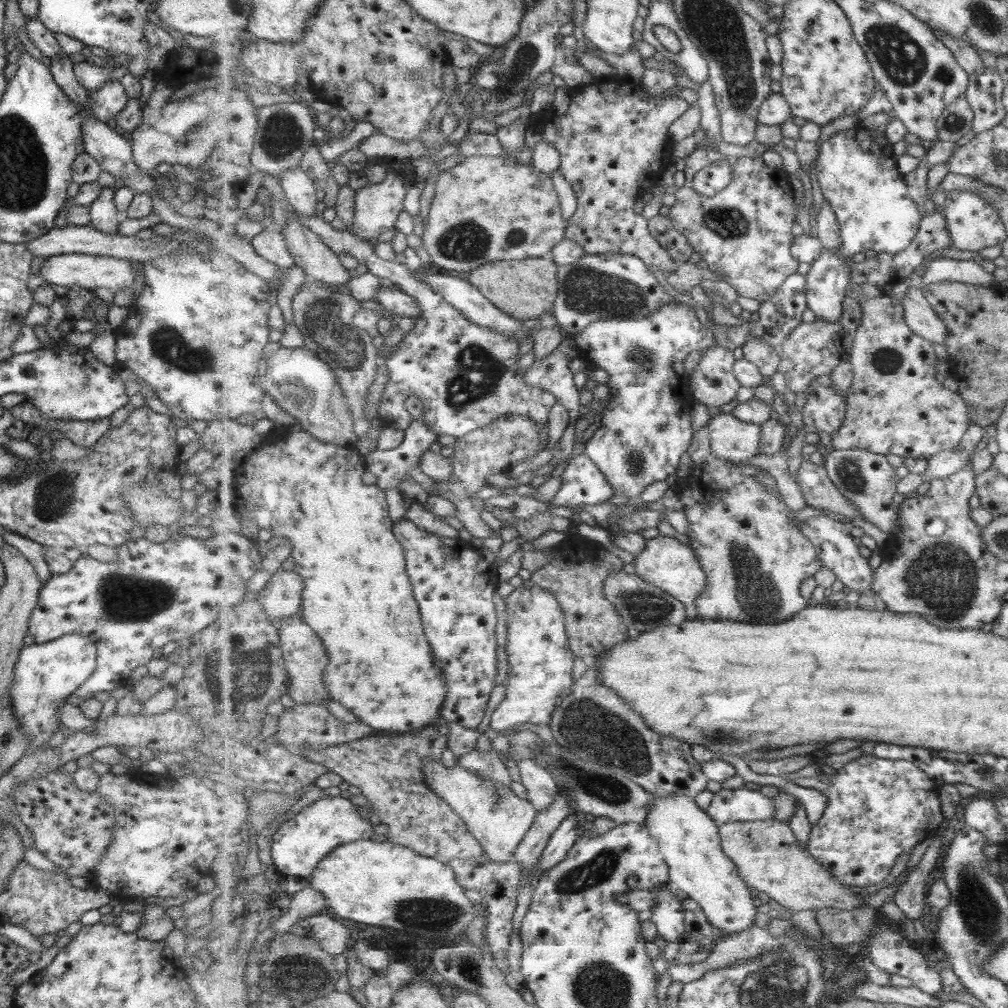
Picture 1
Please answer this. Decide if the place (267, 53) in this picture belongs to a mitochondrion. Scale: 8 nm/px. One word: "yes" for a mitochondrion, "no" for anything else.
no

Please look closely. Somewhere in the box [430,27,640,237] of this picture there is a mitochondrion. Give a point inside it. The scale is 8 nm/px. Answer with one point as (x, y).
(525, 57)

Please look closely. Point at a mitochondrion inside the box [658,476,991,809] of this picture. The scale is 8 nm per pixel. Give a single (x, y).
(942, 577)

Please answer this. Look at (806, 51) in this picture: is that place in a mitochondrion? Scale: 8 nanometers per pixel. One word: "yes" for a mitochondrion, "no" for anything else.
no

